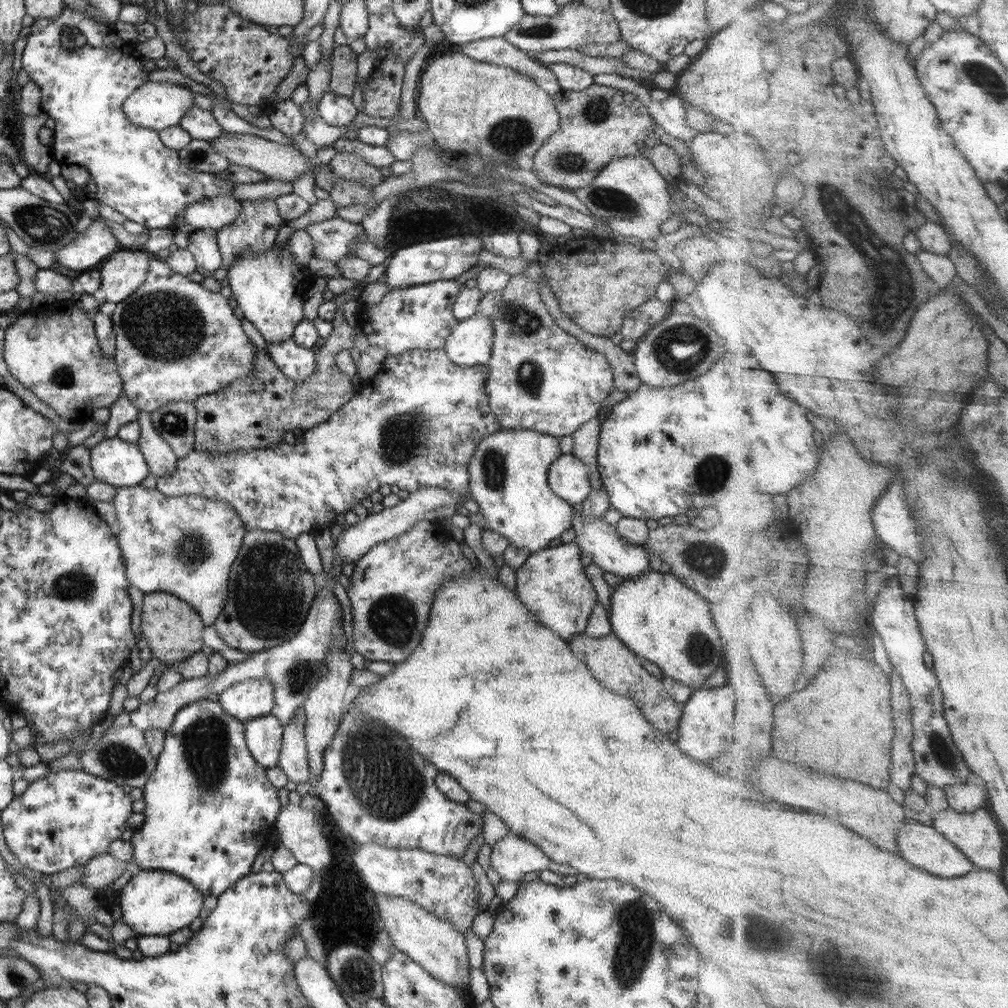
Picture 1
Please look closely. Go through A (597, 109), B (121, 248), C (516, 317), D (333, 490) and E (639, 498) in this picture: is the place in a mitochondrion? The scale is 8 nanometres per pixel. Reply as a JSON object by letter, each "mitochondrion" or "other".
{"A":"mitochondrion","B":"other","C":"mitochondrion","D":"other","E":"other"}

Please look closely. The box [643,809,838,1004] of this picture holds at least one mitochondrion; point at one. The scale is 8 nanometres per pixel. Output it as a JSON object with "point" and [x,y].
{"point":[771,939]}

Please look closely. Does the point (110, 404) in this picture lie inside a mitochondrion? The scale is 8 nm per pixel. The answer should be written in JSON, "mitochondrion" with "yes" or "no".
{"mitochondrion":"no"}

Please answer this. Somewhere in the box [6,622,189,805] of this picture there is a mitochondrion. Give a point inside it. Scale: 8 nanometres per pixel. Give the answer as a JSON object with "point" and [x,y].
{"point":[117,760]}

